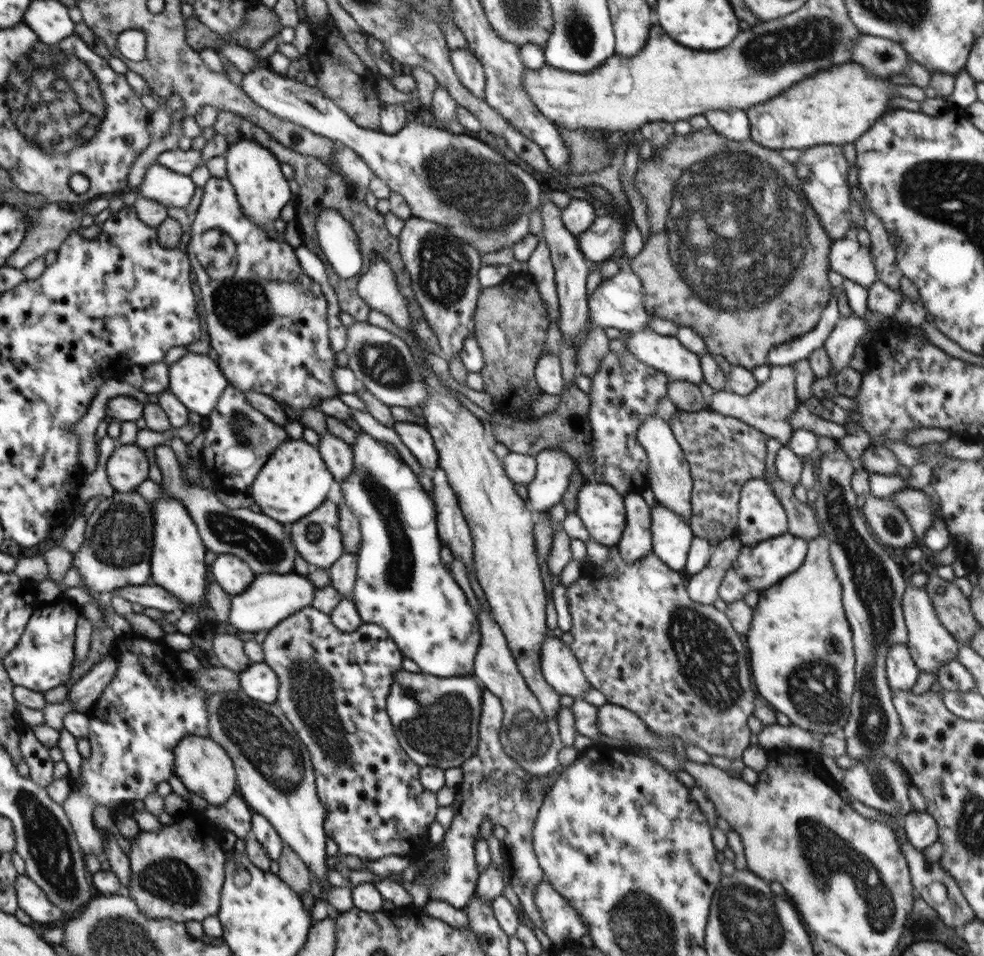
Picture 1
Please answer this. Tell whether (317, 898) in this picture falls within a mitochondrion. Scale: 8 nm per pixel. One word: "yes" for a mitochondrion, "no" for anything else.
no

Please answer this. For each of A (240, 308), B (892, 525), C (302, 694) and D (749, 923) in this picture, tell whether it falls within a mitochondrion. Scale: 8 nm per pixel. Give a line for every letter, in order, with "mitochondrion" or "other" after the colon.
A: mitochondrion
B: mitochondrion
C: mitochondrion
D: mitochondrion

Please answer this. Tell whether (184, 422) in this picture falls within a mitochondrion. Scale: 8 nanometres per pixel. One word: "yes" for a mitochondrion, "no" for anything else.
no

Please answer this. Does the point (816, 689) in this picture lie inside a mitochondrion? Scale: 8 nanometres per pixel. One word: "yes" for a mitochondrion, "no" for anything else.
yes

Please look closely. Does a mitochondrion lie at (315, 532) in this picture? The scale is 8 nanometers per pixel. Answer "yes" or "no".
yes

